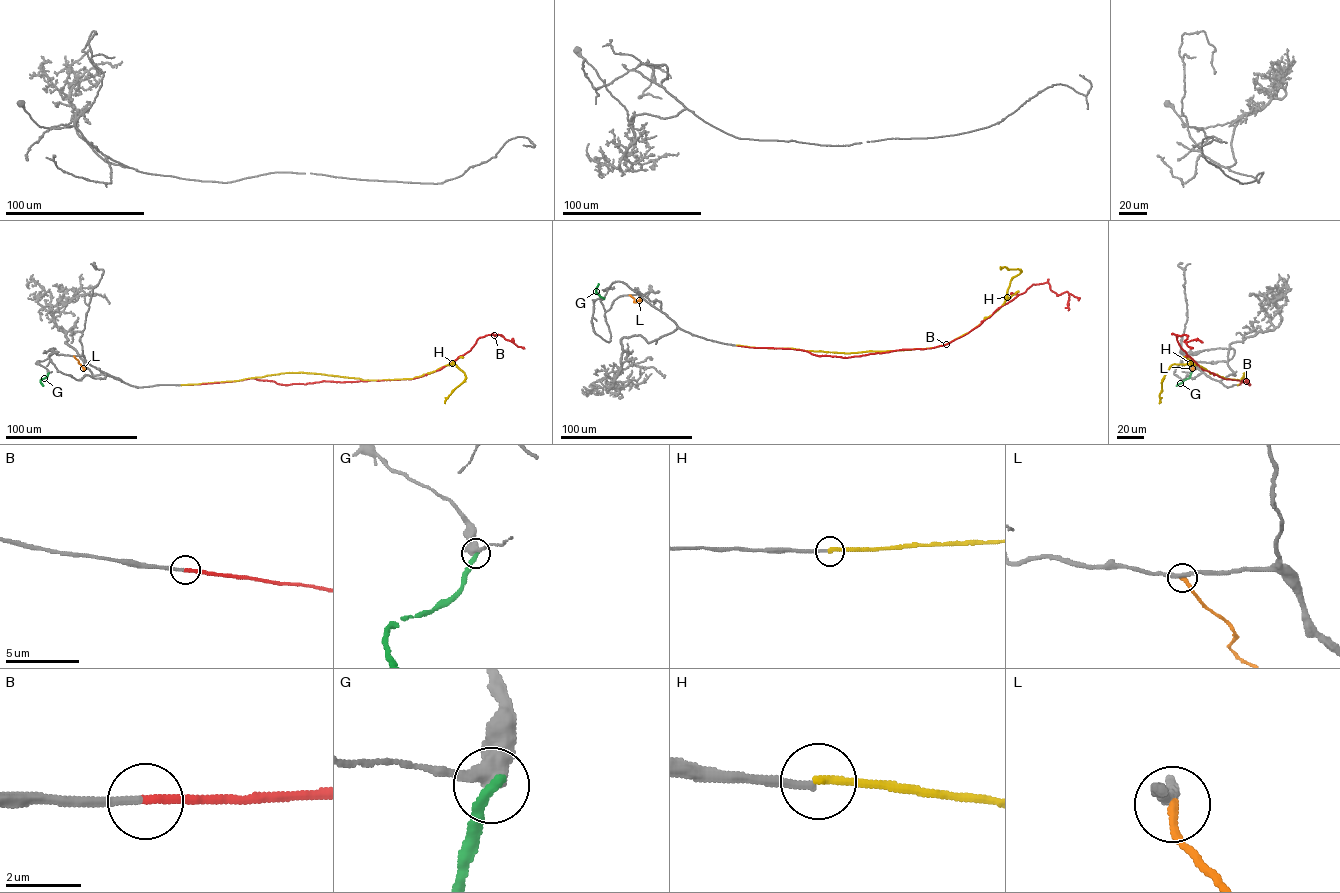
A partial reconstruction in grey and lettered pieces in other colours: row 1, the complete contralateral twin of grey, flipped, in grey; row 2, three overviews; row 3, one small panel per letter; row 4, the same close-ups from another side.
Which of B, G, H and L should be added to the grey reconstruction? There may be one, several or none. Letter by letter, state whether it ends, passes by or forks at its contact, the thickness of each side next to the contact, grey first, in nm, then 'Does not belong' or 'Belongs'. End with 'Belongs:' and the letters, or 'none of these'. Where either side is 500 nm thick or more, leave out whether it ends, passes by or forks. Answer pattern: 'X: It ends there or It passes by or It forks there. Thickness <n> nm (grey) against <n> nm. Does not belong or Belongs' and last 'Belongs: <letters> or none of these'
B: It ends there. Thickness 200 nm (grey) against 240 nm. Belongs
G: Thickness 500 nm (grey) against 320 nm. Does not belong
H: It ends there. Thickness 200 nm (grey) against 220 nm. Does not belong
L: It ends there. Thickness 320 nm (grey) against 240 nm. Does not belong
Belongs: B

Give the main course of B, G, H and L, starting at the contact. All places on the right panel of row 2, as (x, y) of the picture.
B: (1238, 385), (1243, 378), (1250, 384), (1203, 369), (1175, 334), (1186, 334), (1185, 342), (1202, 342)
G: (1191, 373), (1176, 386)
H: (1237, 385), (1245, 372), (1241, 380), (1225, 379), (1198, 365), (1173, 364), (1162, 381), (1159, 403)
L: (1188, 356), (1194, 363), (1192, 370)

